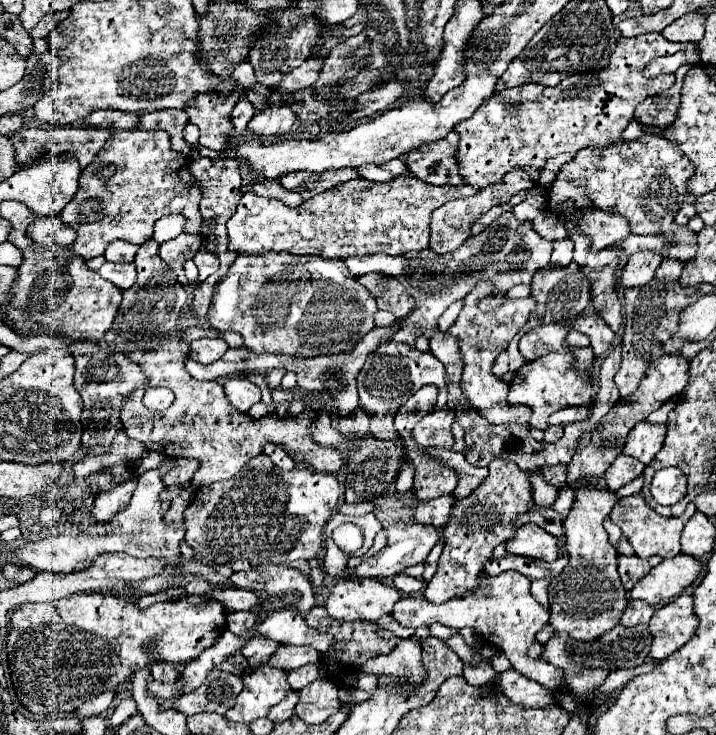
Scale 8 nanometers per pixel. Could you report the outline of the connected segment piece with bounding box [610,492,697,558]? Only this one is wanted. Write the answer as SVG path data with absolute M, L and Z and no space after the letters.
M632 494L632 496L626 496L626 498L620 498L616 502L616 506L612 508L612 514L610 514L610 520L614 524L618 524L624 532L624 536L630 540L630 544L634 546L636 550L636 556L640 558L650 558L650 556L662 556L662 558L672 558L676 554L680 554L680 534L682 534L682 528L684 524L694 516L696 512L696 506L690 502L684 510L684 514L676 516L676 518L664 518L660 514L656 514L648 504L646 500L642 498L642 494Z

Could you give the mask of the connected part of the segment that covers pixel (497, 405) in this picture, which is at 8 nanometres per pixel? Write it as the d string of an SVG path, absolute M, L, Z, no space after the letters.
M480 280L476 288L464 298L464 308L458 316L458 320L450 326L450 334L458 340L458 350L464 362L462 370L462 392L472 408L476 408L490 424L504 424L504 422L522 422L524 426L530 426L528 420L532 416L532 410L528 406L520 404L508 404L508 384L492 374L494 360L502 350L506 350L508 342L520 332L520 328L526 324L528 314L536 308L534 298L520 298L520 300L508 300L490 312L480 312L478 302L494 292L494 286L488 280Z

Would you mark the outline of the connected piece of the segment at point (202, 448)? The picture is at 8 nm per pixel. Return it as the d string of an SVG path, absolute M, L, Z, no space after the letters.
M178 338L166 340L166 344L158 350L150 352L132 352L128 354L134 362L142 366L142 372L150 376L150 386L166 386L176 394L174 406L166 410L166 414L154 414L144 408L142 398L144 390L136 390L126 398L122 408L122 424L130 438L146 444L148 450L164 452L168 458L196 458L200 460L200 468L194 473L191 485L195 488L208 486L220 480L232 478L240 468L254 456L262 454L266 442L284 446L284 450L296 460L308 460L308 466L318 472L338 472L342 466L342 454L334 448L324 448L310 438L310 424L316 420L316 412L306 410L296 418L278 418L264 416L260 420L252 420L248 414L238 412L228 404L224 388L218 382L200 382L194 380L186 368L184 358L188 356L188 344Z

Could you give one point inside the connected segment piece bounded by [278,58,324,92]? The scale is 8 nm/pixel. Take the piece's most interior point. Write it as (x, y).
(303, 76)

